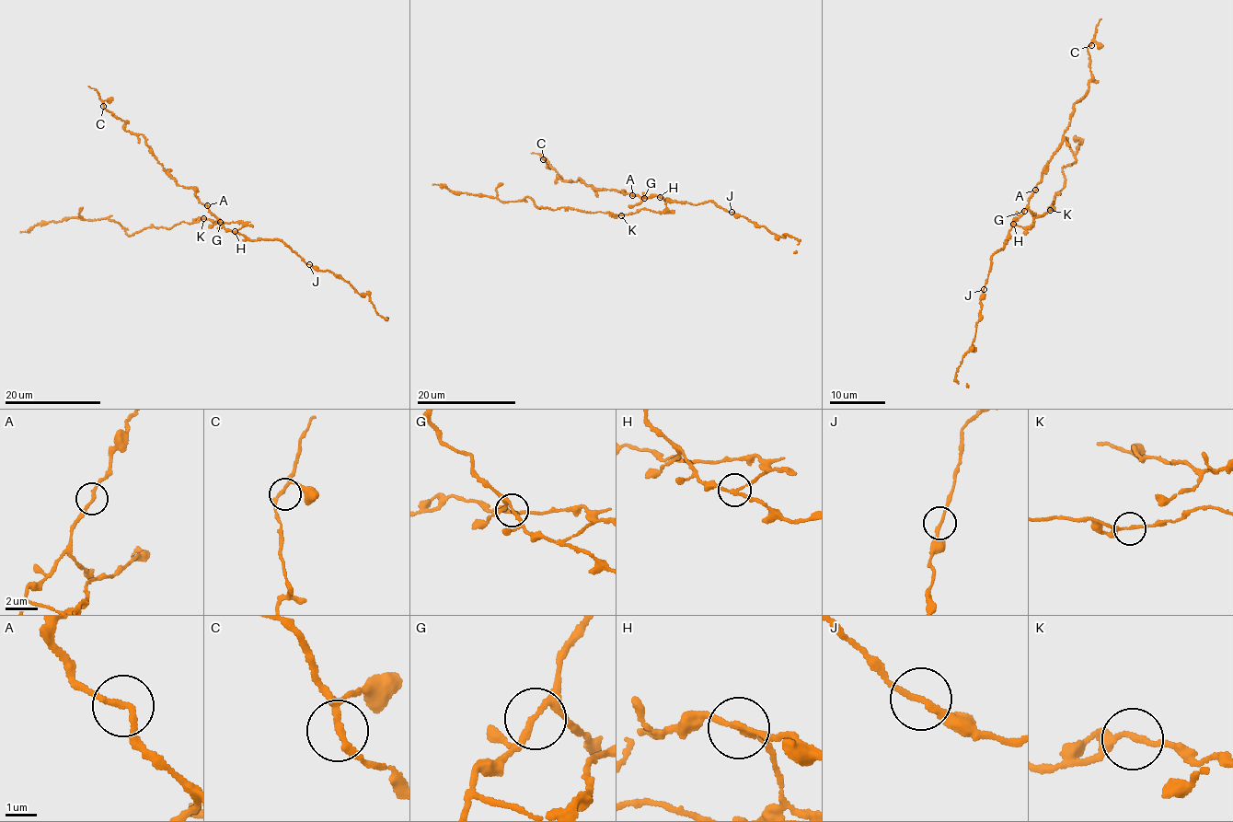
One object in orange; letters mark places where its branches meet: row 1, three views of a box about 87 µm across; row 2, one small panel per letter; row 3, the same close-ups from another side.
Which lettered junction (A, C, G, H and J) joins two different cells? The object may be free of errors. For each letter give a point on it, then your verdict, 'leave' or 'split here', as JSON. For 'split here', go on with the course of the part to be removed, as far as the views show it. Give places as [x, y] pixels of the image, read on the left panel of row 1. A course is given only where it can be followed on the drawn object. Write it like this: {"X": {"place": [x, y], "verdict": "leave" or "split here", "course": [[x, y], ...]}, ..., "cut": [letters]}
{"A": {"place": [207, 205], "verdict": "leave"}, "C": {"place": [103, 106], "verdict": "leave"}, "G": {"place": [220, 222], "verdict": "leave"}, "H": {"place": [235, 231], "verdict": "split here", "course": [[235, 231], [244, 225], [200, 218], [168, 228], [150, 226], [131, 235], [105, 218], [65, 217], [20, 232]]}, "J": {"place": [309, 264], "verdict": "leave"}, "cut": ["H"]}

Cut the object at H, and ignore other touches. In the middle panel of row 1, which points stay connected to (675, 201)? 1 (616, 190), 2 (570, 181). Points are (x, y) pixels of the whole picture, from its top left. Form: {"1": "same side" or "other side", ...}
{"1": "same side", "2": "same side"}

